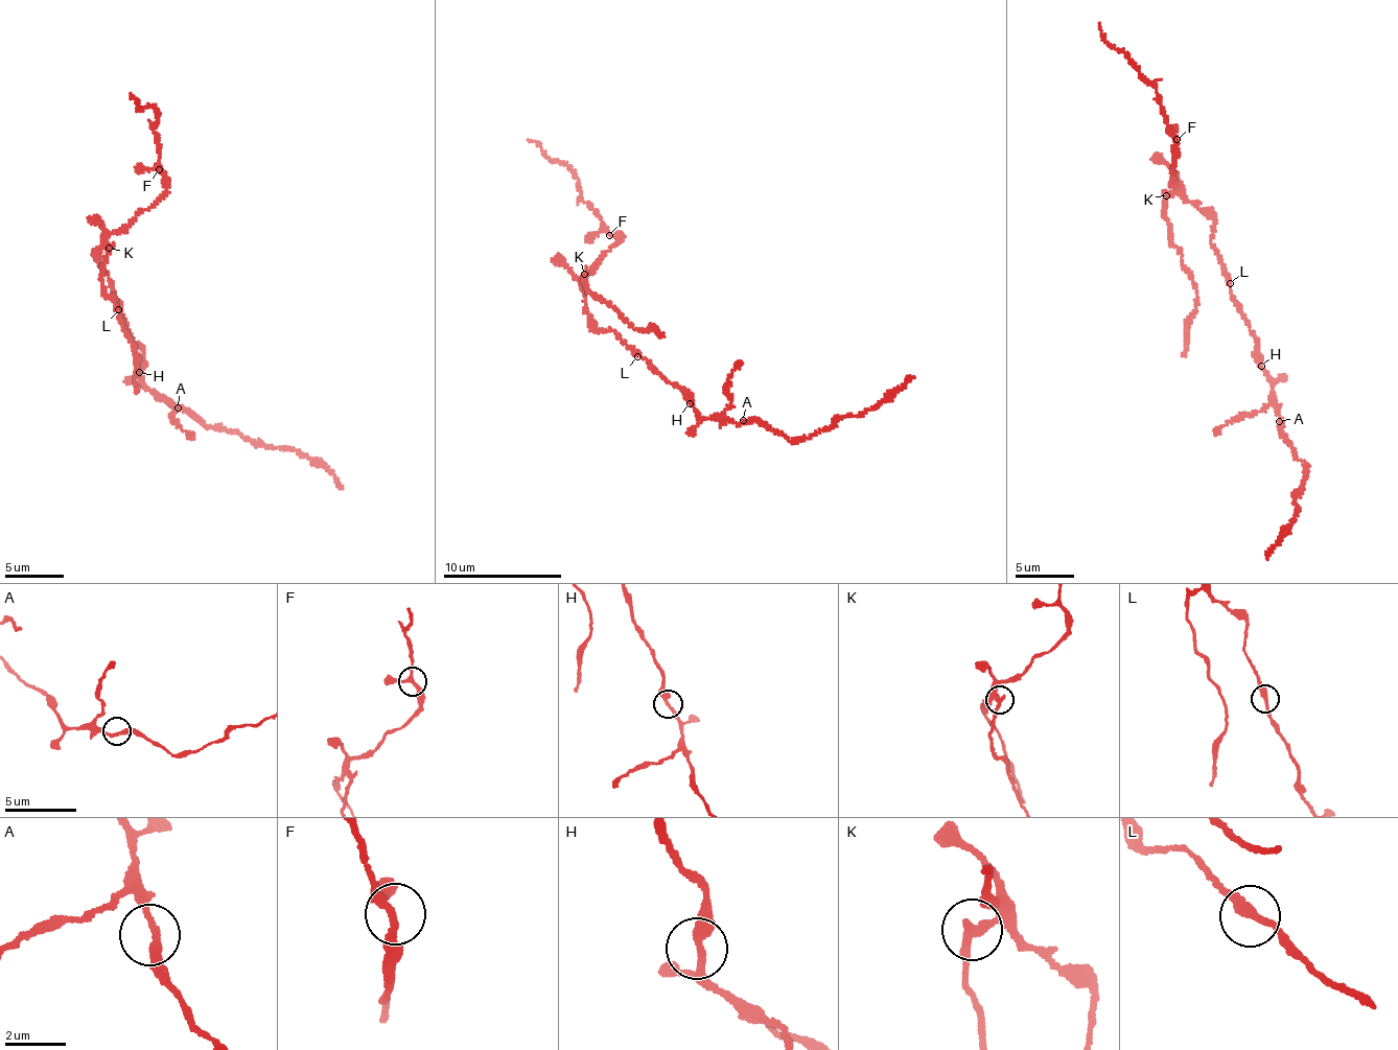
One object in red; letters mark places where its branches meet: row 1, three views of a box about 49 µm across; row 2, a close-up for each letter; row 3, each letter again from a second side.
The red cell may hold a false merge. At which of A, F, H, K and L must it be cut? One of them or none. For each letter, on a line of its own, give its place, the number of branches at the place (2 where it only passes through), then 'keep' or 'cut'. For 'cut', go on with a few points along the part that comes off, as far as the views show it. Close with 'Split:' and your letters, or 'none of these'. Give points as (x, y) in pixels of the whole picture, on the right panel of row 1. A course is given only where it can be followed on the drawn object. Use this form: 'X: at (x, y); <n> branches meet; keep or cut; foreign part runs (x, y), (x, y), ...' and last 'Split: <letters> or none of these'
A: at (1279, 421); 2 branches meet; keep
F: at (1177, 139); 3 branches meet; keep
H: at (1261, 366); 2 branches meet; keep
K: at (1166, 195); 2 branches meet; cut; foreign part runs (1167, 194), (1168, 236), (1196, 287), (1182, 356)
L: at (1230, 283); 2 branches meet; keep
Split: K

